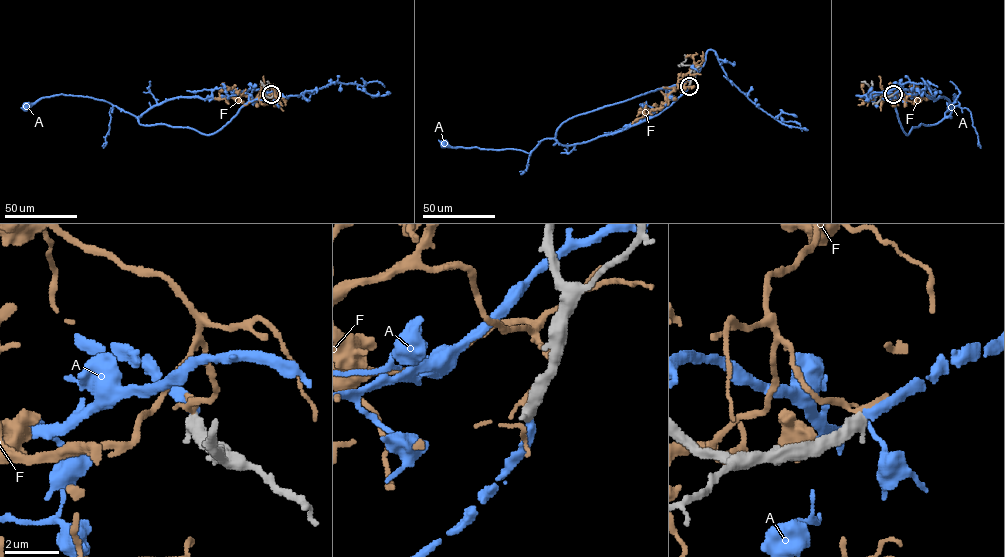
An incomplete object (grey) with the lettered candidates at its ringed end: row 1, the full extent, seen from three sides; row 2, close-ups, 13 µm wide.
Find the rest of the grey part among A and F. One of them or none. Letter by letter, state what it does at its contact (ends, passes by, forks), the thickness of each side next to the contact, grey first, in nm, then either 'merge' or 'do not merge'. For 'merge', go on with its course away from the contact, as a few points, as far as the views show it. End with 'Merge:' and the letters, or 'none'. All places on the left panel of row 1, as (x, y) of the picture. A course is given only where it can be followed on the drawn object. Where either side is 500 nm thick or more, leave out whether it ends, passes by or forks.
A: it ends | 480/360 nm | merge | via (271, 94), (231, 92), (250, 93), (248, 101), (209, 134), (143, 125), (80, 96), (26, 106)
F: 500/150 nm | do not merge
Merge: A

